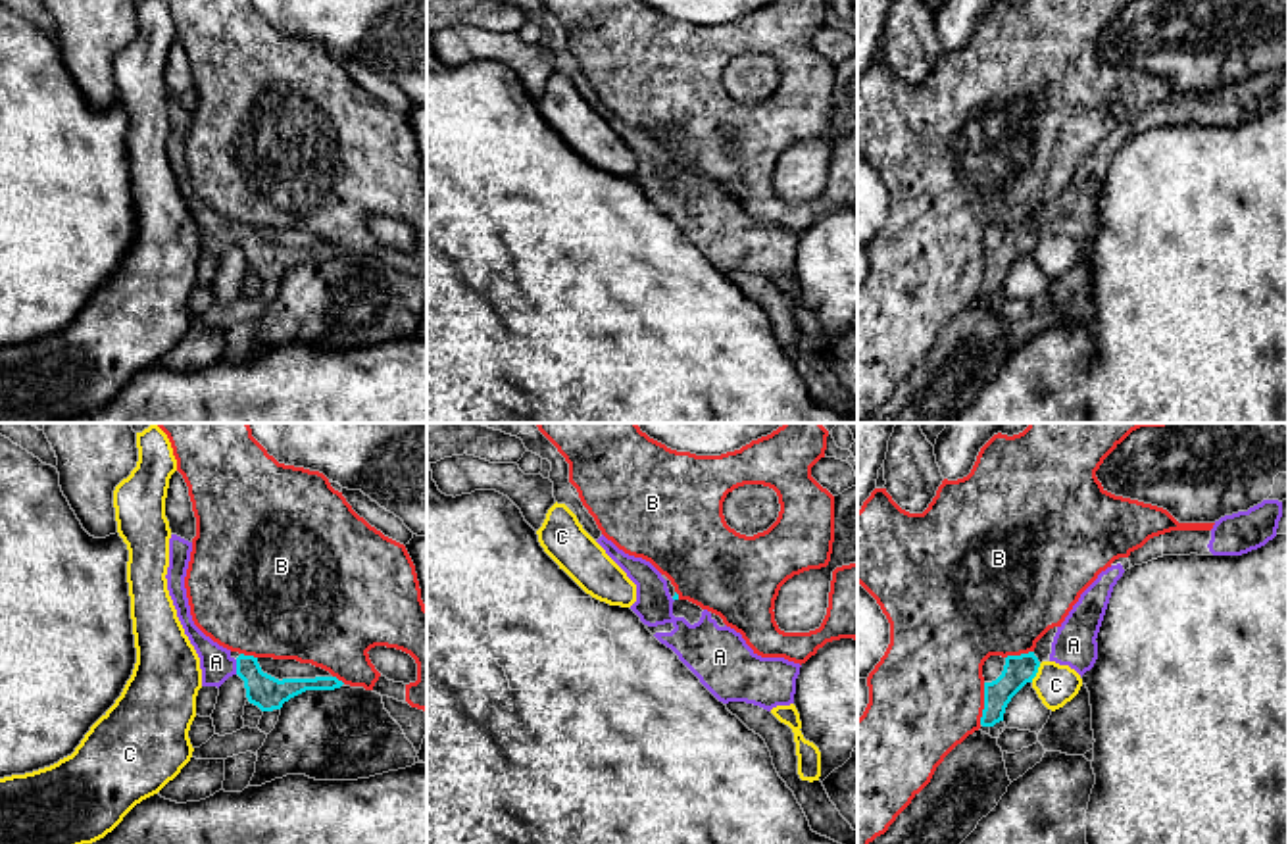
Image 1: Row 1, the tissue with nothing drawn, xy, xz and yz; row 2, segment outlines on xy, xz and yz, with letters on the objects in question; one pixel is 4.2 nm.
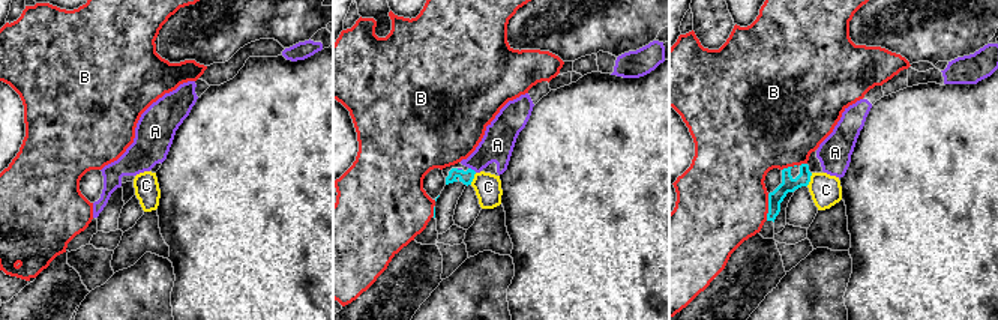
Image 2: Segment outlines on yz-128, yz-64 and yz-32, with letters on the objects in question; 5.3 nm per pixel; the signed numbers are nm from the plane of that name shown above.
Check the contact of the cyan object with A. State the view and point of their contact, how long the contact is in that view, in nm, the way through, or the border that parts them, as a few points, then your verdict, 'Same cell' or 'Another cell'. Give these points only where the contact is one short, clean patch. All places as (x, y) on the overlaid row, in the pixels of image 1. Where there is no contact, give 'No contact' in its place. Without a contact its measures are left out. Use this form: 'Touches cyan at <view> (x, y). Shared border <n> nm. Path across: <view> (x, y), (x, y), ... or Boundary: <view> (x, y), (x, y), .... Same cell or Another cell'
Touches cyan at xy (237, 668). Shared border 60 nm. Same cell

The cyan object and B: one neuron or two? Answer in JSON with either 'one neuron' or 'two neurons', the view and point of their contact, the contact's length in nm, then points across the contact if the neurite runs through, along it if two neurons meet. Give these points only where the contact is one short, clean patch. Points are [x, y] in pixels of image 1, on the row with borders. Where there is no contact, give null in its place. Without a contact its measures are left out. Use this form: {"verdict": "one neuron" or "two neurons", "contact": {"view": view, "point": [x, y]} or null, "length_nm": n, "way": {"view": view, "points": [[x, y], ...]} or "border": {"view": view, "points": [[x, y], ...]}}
{"verdict": "two neurons", "contact": {"view": "yz", "point": [985, 704]}, "length_nm": 180}

